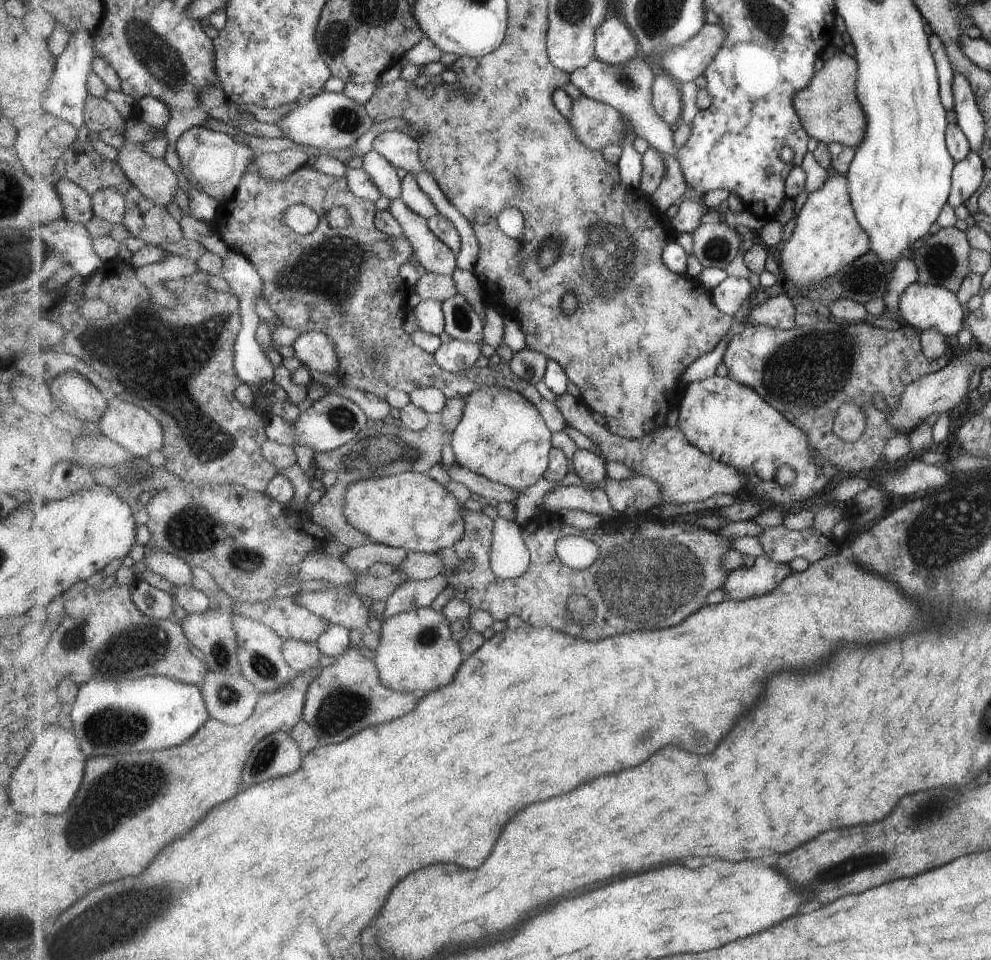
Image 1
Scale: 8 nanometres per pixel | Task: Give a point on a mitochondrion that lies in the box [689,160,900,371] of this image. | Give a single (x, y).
(717, 249)

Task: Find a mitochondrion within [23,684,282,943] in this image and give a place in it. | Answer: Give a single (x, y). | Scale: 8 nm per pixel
(127, 787)

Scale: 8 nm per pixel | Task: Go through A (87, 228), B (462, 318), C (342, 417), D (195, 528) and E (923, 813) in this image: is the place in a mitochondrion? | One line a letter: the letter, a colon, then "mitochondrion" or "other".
A: other
B: mitochondrion
C: mitochondrion
D: mitochondrion
E: mitochondrion

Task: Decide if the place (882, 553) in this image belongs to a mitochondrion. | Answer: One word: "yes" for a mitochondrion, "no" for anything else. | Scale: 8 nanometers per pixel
yes

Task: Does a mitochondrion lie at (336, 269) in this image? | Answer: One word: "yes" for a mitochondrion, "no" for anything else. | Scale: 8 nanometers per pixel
yes

